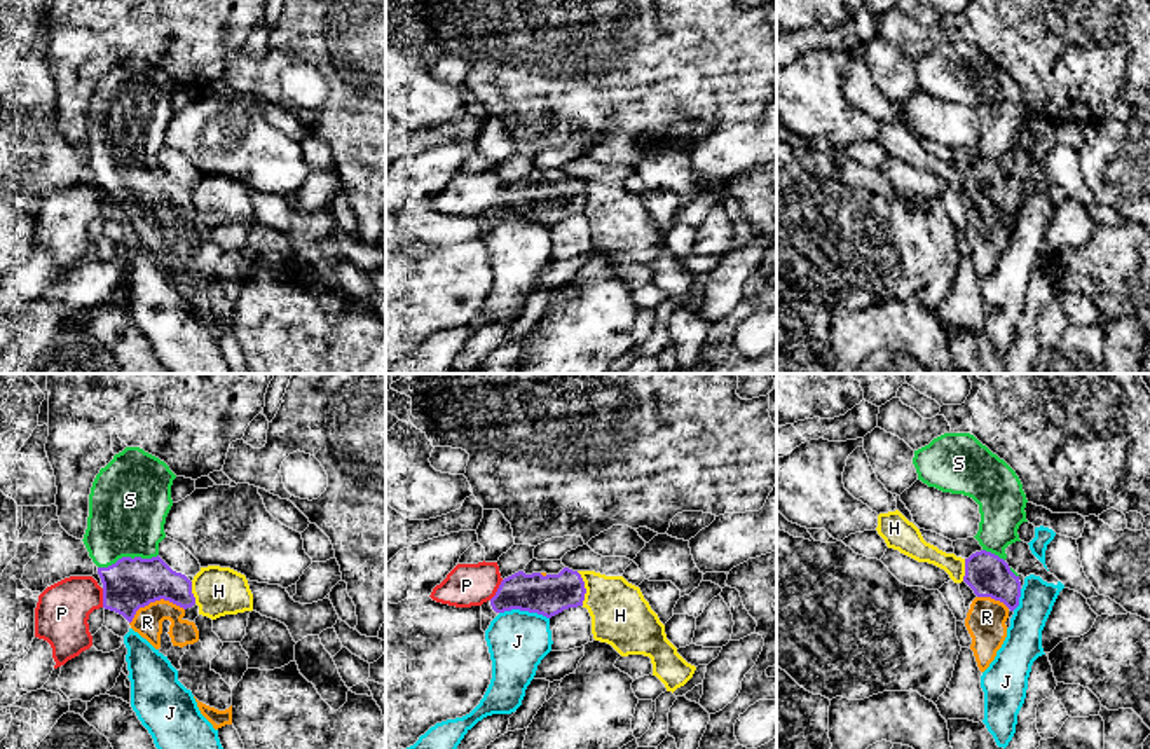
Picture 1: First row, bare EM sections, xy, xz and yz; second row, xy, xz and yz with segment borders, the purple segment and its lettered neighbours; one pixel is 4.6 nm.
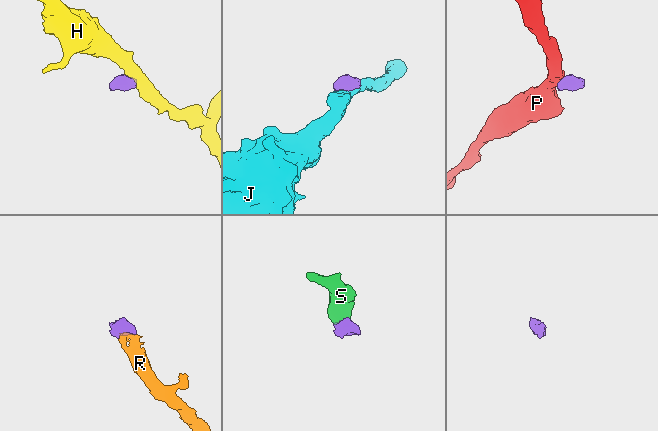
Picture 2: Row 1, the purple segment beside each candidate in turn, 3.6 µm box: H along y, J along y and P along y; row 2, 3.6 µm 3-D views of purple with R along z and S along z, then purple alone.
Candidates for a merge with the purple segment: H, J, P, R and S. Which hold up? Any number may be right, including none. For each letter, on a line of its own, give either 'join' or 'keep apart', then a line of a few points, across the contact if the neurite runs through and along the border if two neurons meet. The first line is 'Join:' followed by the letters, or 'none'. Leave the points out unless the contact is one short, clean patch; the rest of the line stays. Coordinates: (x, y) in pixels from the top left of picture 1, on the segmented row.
Join: R, S
H: keep apart; line xz (576, 571), (585, 589), (583, 604)
J: keep apart; line xz (499, 611), (527, 610), (548, 618)
P: keep apart; line xz (503, 580), (489, 599)
R: join; line xy (130, 584), (154, 601), (147, 608), (147, 622)
S: join; line xy (130, 584), (128, 557), (128, 505)

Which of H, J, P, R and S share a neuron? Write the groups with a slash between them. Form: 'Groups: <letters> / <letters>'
Groups: H / J / P / R S

